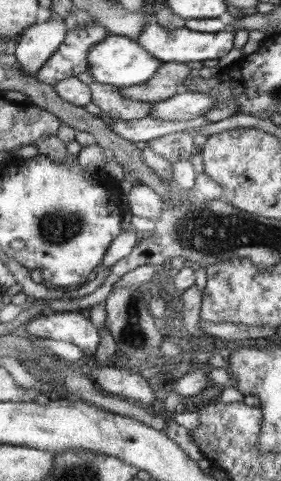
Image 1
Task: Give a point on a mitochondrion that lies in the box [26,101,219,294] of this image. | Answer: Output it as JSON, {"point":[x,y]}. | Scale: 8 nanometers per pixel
{"point":[57,228]}

